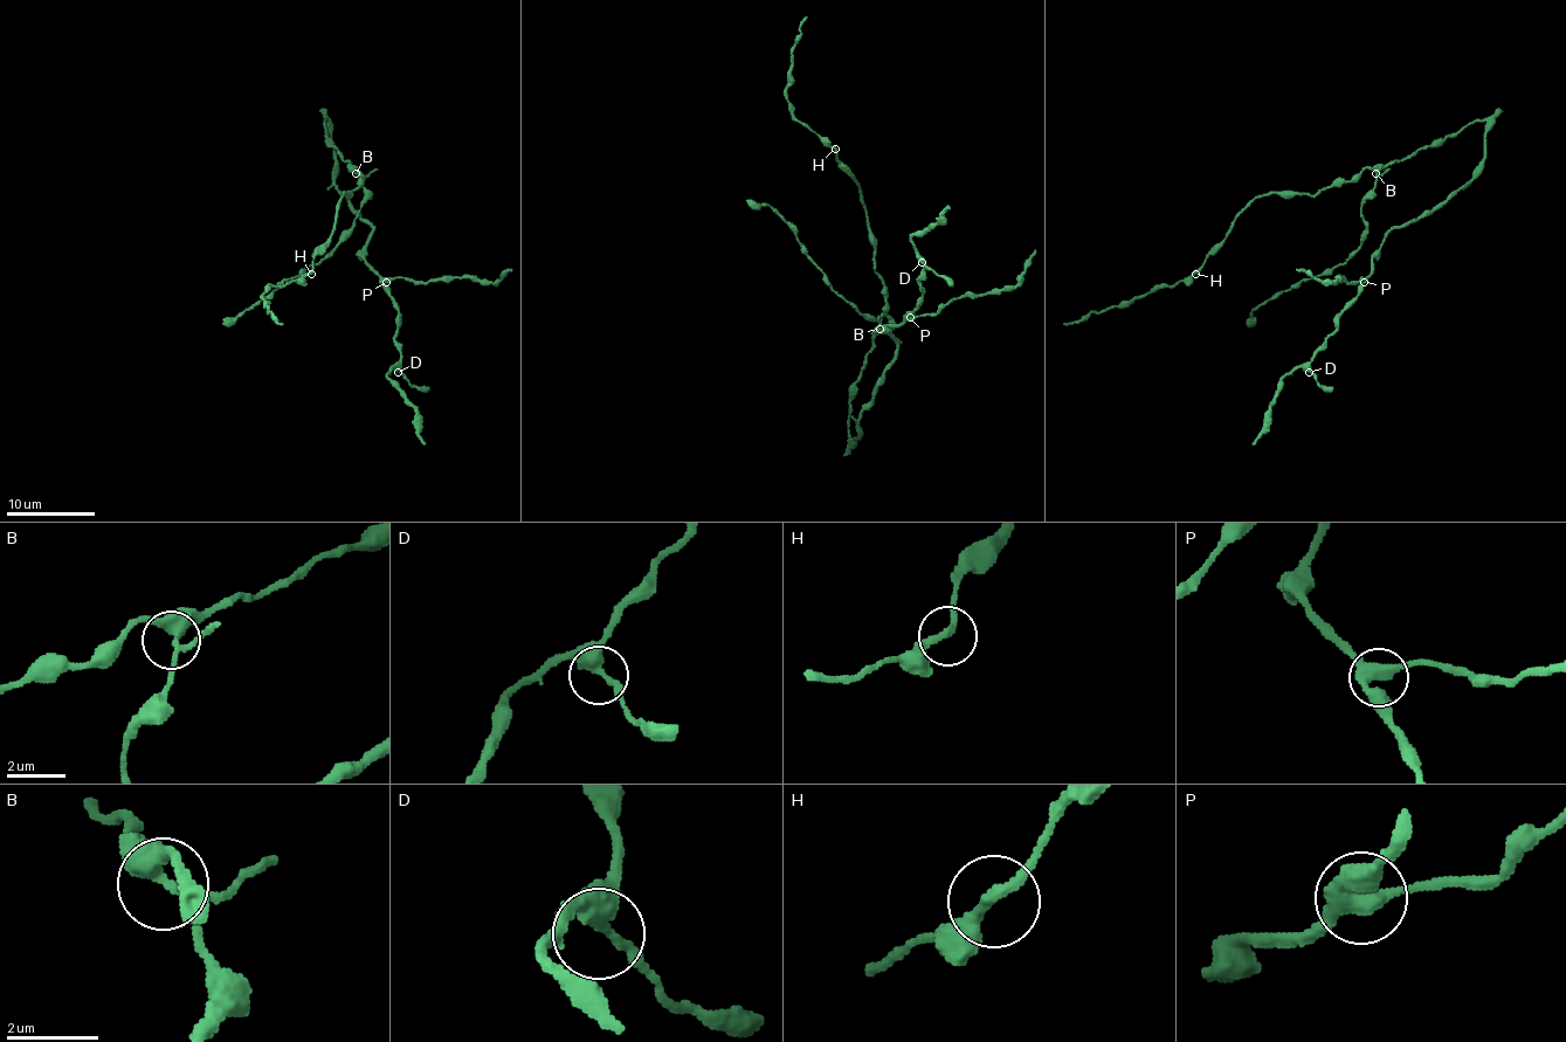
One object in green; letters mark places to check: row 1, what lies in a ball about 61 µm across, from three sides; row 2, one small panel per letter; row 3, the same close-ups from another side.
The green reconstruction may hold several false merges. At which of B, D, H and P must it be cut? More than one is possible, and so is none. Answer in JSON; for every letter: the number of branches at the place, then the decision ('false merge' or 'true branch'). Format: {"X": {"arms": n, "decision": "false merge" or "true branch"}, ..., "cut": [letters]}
{"B": {"arms": 4, "decision": "true branch"}, "D": {"arms": 3, "decision": "true branch"}, "H": {"arms": 2, "decision": "true branch"}, "P": {"arms": 3, "decision": "true branch"}, "cut": []}

